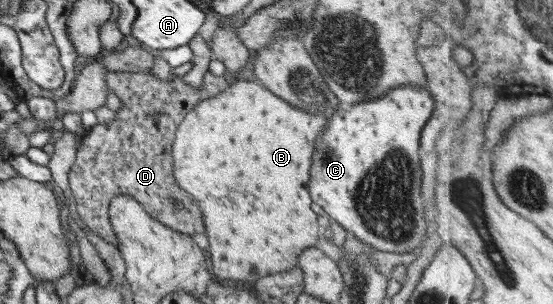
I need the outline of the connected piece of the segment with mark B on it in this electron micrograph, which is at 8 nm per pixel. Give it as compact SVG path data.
M237 80L233 84L228 84L227 89L223 89L221 93L213 95L208 99L199 101L177 126L174 133L174 143L172 144L172 177L174 181L185 191L191 195L193 201L197 201L197 205L201 207L201 215L203 215L203 227L205 227L205 235L209 241L209 259L211 259L211 271L214 273L214 279L223 281L242 281L253 284L258 280L263 280L267 276L277 274L282 271L289 271L297 266L297 257L301 255L301 251L317 245L317 239L321 234L317 223L315 223L315 213L309 209L311 207L311 199L307 195L307 183L309 183L309 169L311 169L311 155L313 155L313 141L321 135L321 131L325 128L325 116L321 112L314 113L297 109L293 105L279 99L273 95L265 86L261 86L258 81Z

